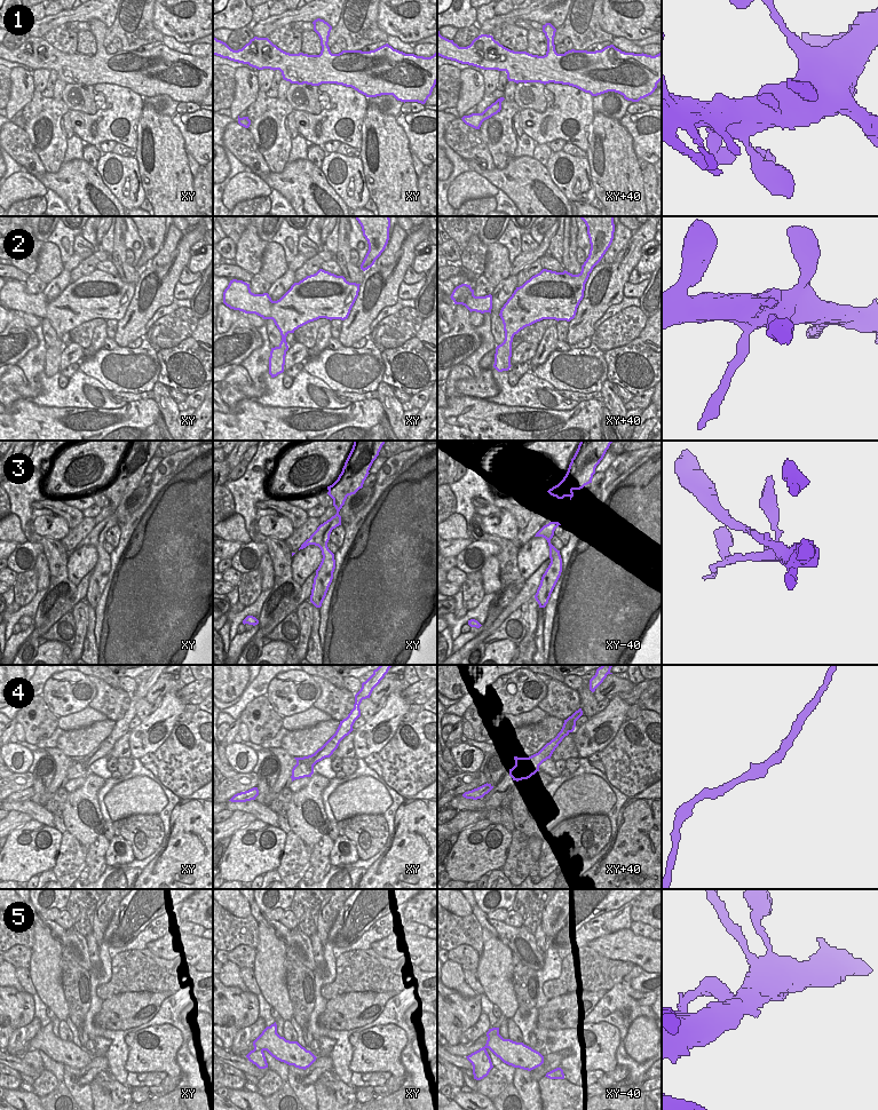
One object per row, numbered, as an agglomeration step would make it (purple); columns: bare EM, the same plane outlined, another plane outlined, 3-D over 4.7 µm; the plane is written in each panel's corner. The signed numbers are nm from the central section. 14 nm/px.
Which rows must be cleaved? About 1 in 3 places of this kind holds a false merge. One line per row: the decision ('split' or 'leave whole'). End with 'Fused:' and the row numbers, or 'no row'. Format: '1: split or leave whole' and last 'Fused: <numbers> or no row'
1: leave whole
2: split
3: split
4: leave whole
5: leave whole
Fused: 2, 3

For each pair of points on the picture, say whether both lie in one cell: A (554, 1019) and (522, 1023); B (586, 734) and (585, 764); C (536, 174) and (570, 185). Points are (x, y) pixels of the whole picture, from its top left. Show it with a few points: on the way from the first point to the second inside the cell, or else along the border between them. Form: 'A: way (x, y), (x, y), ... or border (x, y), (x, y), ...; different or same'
A: way (546, 1019), (534, 1019), (530, 1021); same
B: border (579, 756), (586, 758); different
C: border (545, 166), (552, 182), (568, 199); different

